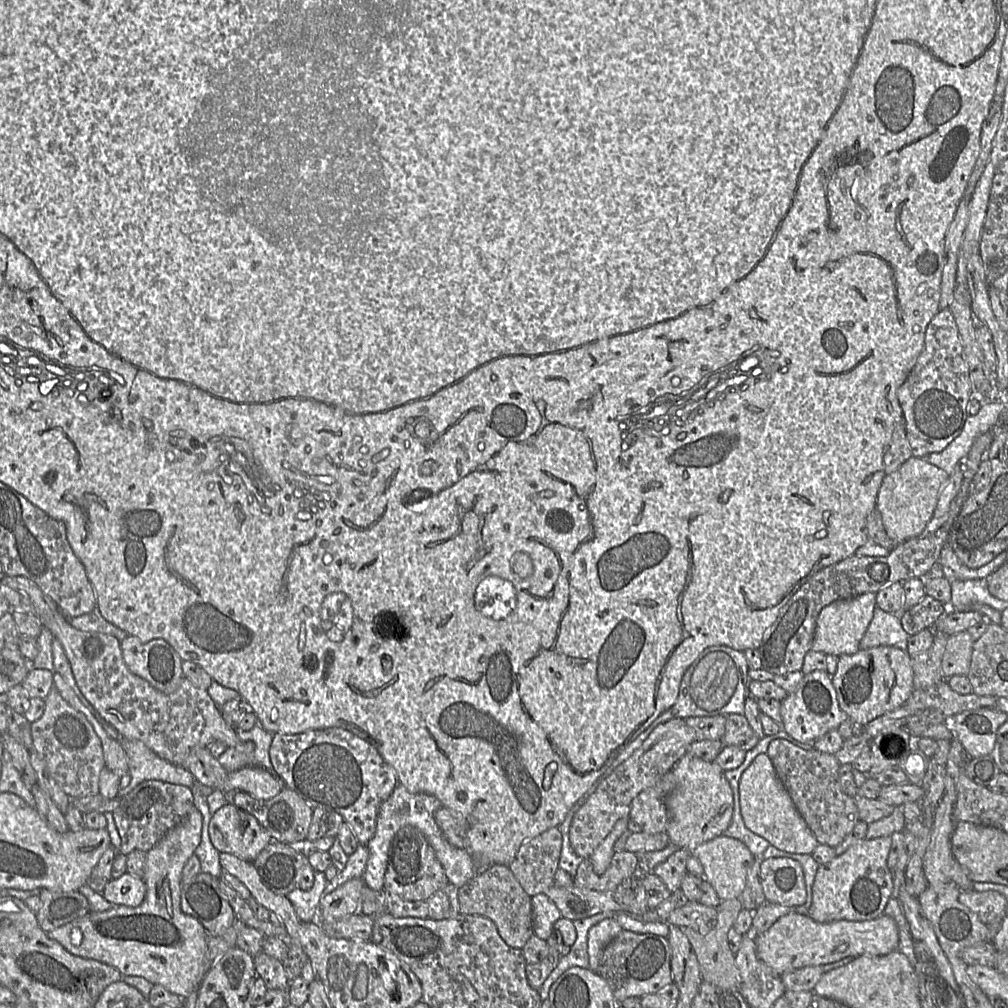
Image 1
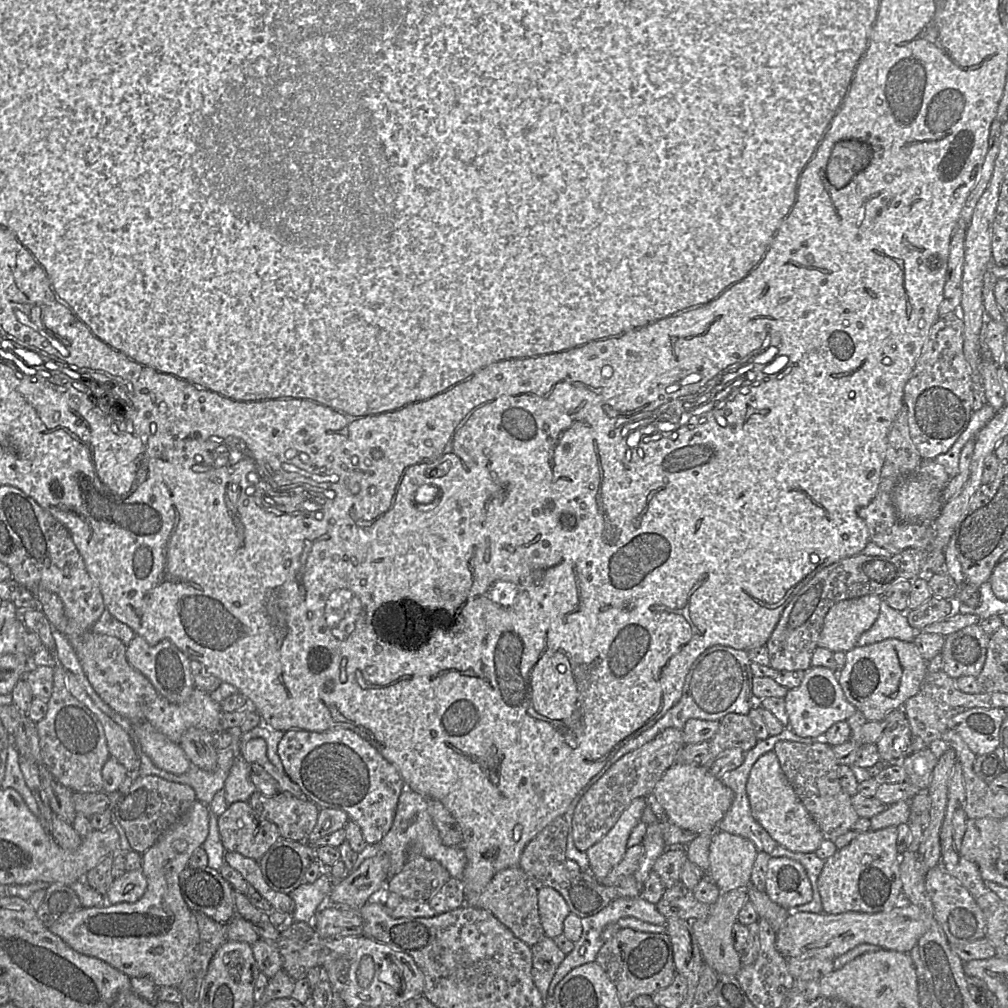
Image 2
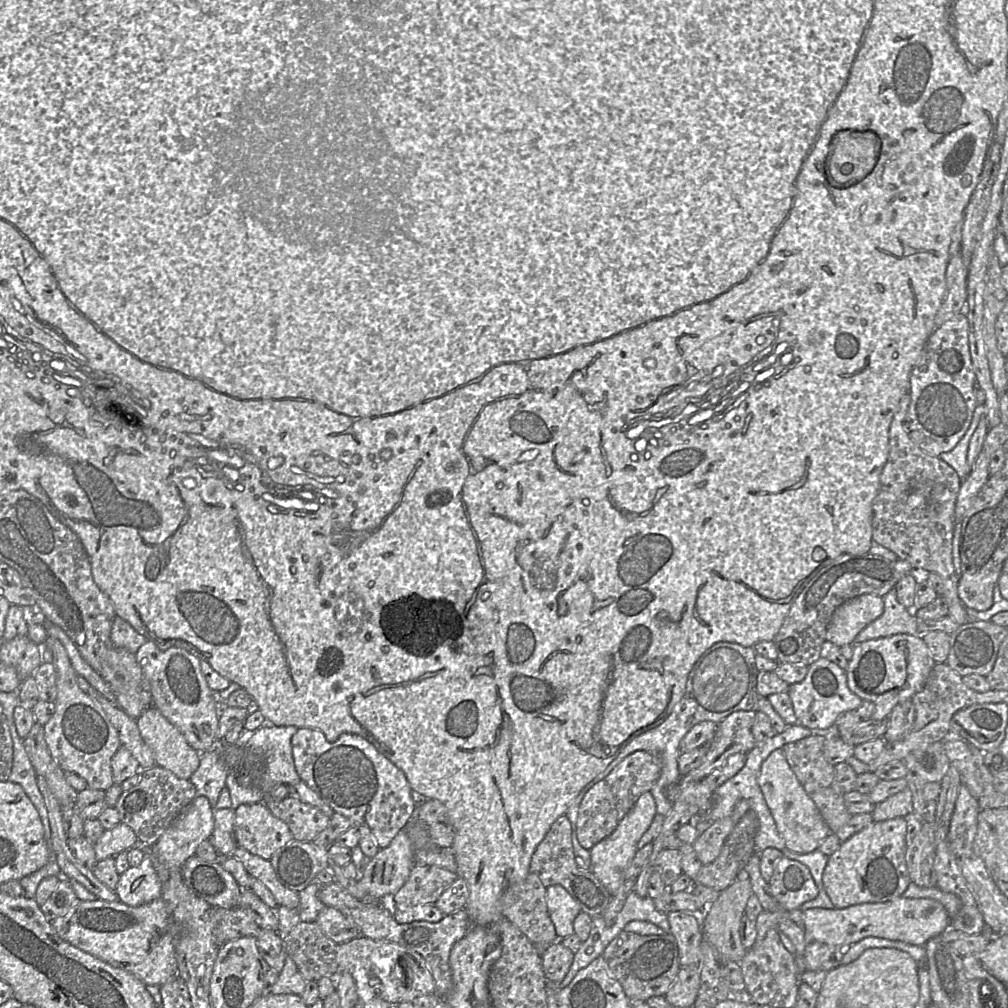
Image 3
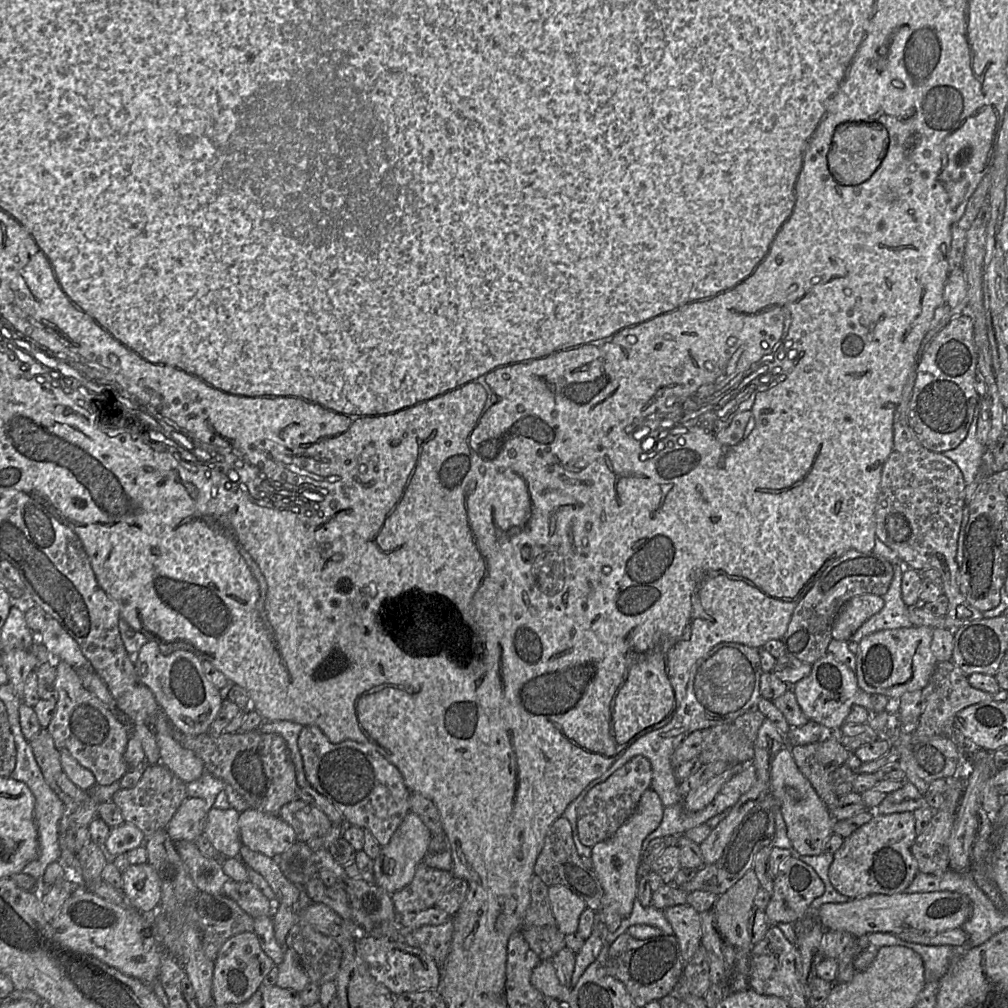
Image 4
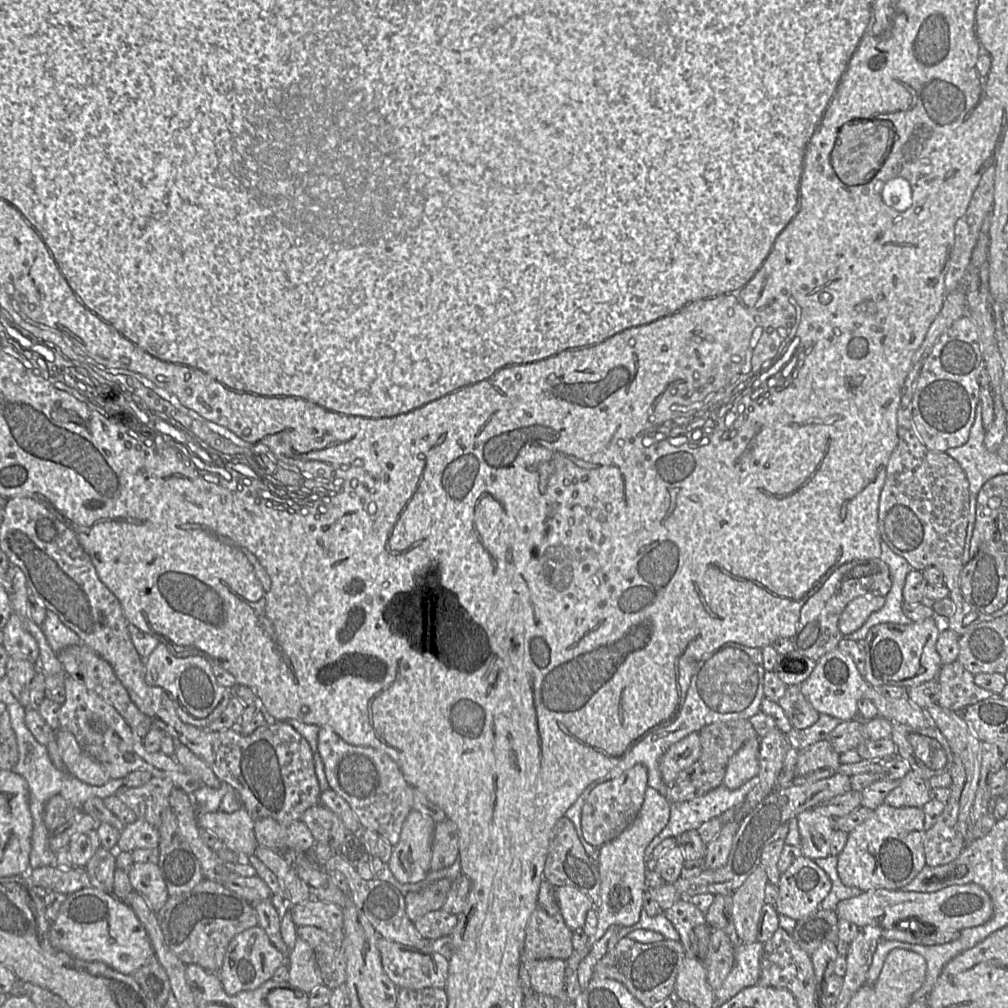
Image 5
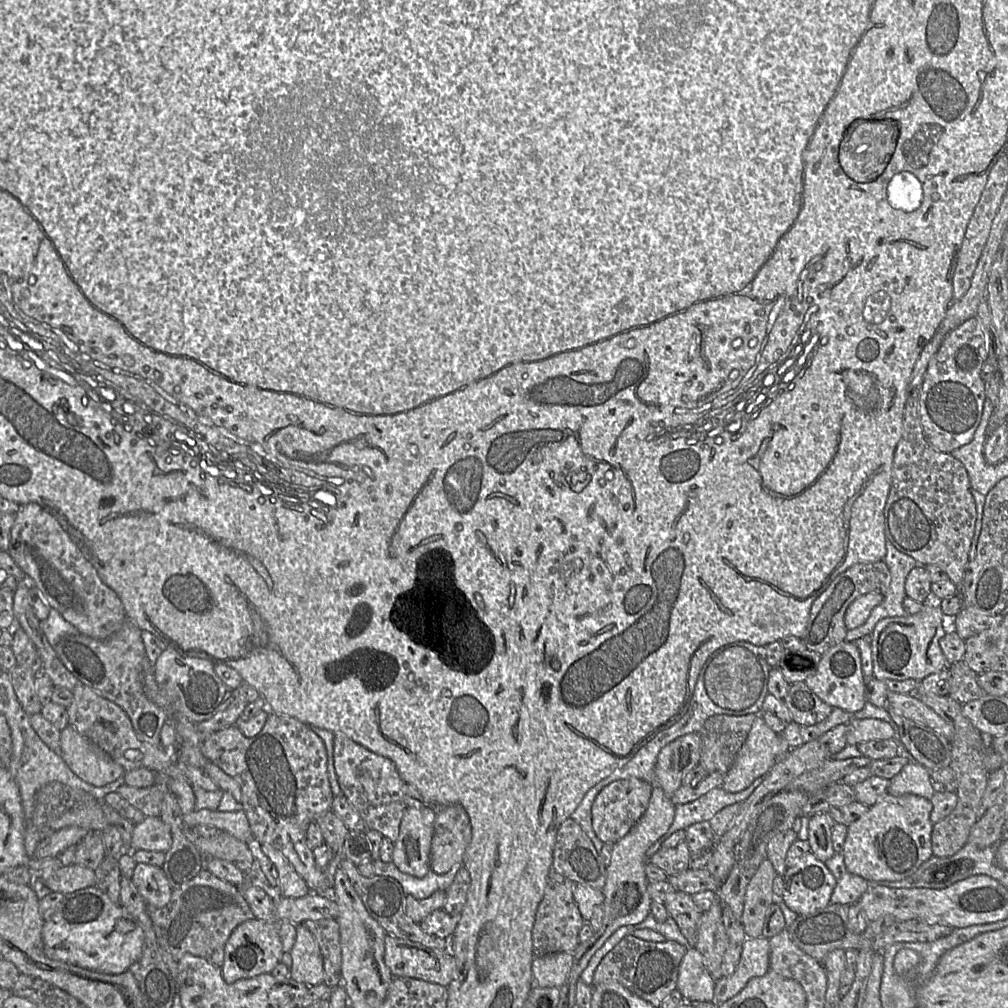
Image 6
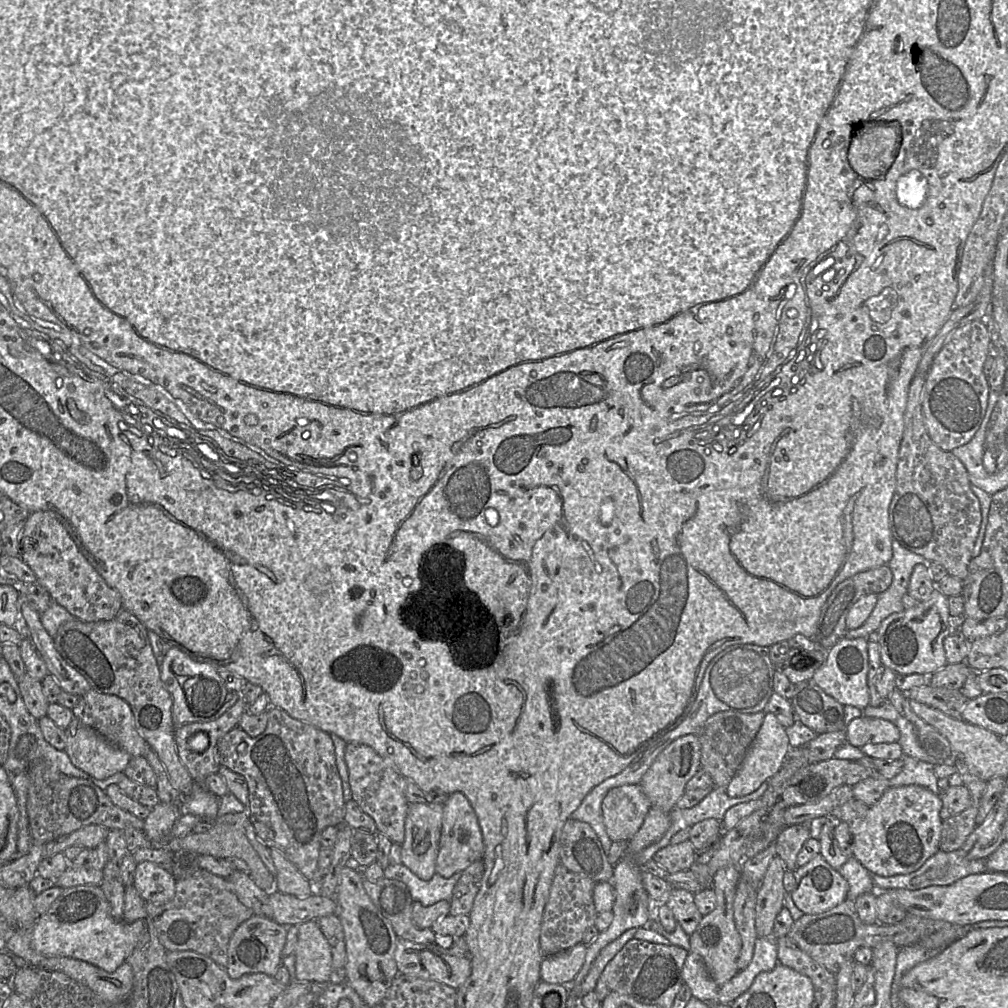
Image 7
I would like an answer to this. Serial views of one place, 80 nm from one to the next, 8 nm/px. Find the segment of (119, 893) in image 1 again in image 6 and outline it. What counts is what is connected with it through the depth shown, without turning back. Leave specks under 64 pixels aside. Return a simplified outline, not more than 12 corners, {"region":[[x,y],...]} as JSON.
{"region":[[136,863],[131,881],[149,907],[172,888],[162,866]]}

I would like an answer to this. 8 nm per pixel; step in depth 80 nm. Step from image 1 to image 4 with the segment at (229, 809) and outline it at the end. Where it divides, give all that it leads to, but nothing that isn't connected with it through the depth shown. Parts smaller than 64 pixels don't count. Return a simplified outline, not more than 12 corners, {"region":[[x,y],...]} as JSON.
{"region":[[240,812],[242,845],[270,858],[298,842],[290,825]]}

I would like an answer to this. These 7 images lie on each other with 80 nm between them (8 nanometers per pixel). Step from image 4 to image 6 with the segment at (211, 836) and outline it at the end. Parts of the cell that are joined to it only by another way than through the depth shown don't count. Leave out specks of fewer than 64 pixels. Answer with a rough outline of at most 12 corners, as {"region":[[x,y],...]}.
{"region":[[203,809],[183,816],[187,829],[213,826],[246,844],[253,838],[244,810]]}

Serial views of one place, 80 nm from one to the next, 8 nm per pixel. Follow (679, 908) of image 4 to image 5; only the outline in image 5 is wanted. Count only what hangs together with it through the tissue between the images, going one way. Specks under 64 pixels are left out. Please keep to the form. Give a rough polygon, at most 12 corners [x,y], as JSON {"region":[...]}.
{"region":[[681,897],[663,914],[678,931],[686,956],[698,957],[704,913]]}

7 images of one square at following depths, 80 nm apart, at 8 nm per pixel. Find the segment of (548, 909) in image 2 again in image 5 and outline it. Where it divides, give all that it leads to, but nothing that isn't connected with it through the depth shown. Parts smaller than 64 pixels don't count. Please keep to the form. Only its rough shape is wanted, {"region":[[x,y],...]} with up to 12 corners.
{"region":[[570,886],[555,887],[566,925],[583,928],[591,898]]}

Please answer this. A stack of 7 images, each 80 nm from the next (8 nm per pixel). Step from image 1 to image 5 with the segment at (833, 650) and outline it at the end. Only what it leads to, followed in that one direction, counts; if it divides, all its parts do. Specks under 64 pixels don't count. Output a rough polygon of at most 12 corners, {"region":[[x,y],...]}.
{"region":[[864,595],[850,601],[840,615],[843,636],[862,627],[881,609],[885,597]]}

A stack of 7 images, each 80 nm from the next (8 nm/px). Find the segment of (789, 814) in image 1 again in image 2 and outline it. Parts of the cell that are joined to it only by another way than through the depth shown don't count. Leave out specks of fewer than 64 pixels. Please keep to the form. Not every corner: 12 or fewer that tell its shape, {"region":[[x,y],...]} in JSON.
{"region":[[774,751],[754,763],[746,792],[753,818],[799,853],[823,834]]}

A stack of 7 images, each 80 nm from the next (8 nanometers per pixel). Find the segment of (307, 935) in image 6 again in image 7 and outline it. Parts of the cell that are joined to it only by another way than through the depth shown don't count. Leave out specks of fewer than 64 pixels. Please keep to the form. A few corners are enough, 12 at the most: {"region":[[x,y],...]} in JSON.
{"region":[[316,920],[298,926],[296,980],[329,981],[331,948]]}

